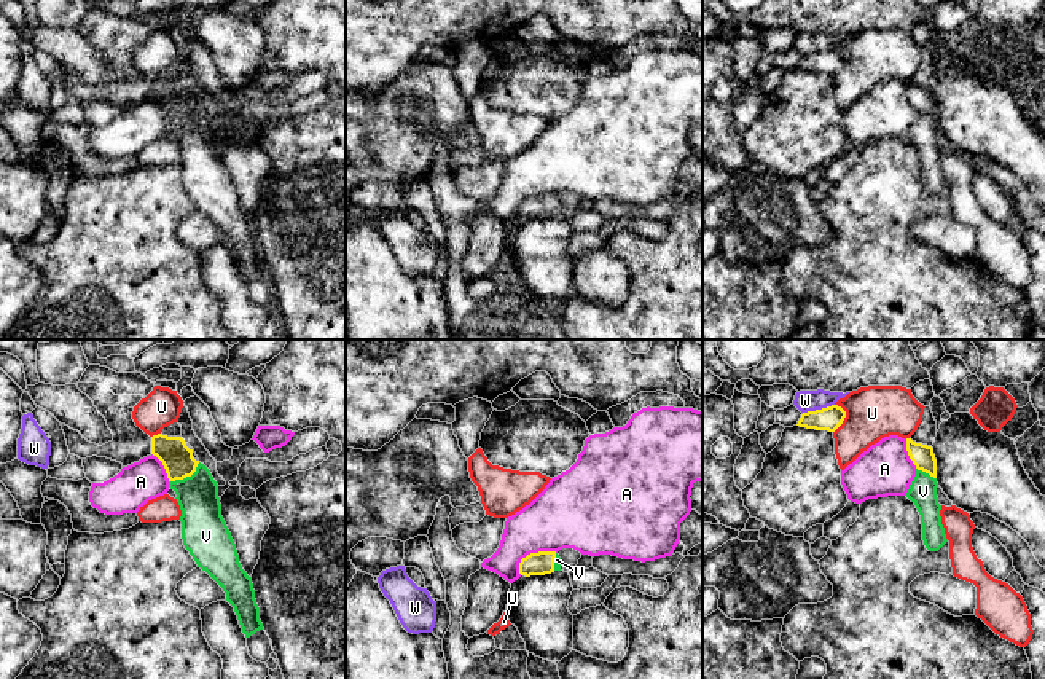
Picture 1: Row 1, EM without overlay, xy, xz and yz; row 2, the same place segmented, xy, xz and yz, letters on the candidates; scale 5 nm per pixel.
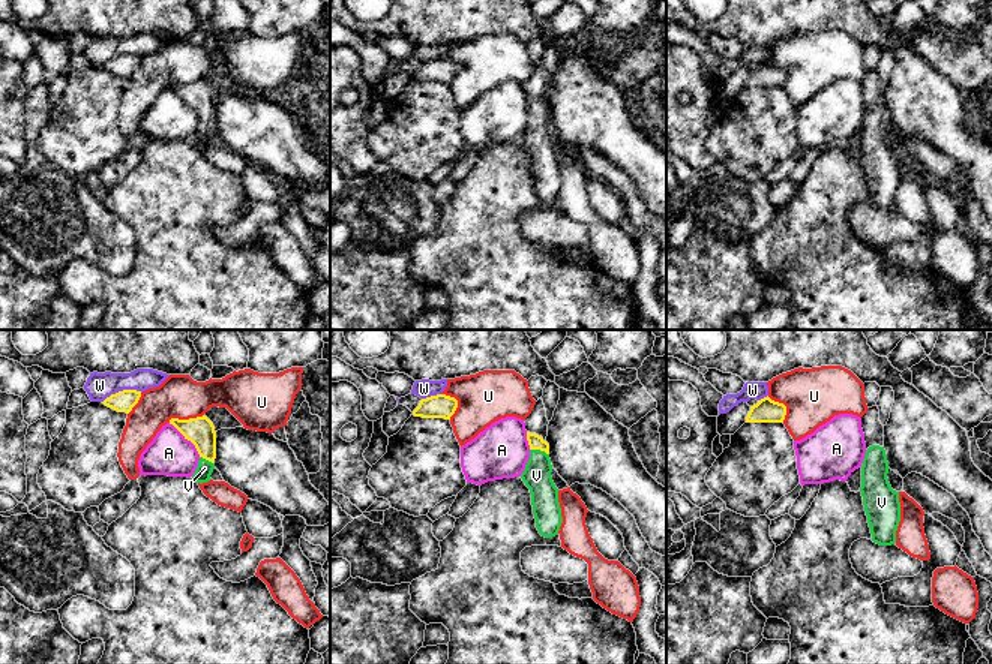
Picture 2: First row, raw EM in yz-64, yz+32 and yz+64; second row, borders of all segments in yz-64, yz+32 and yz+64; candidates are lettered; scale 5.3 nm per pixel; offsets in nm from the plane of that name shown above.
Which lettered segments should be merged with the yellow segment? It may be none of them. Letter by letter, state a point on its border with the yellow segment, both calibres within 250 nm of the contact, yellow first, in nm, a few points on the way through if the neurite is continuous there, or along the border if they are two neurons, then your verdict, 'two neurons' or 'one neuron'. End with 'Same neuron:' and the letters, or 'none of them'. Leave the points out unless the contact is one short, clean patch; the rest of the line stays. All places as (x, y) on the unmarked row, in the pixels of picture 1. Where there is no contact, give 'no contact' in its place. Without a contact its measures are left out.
A: meets yellow in xz at (532, 196); 120 nm thick on the yellow side, 340 nm on the other; two neurons
U: meets yellow in yz at (845, 59); 120 nm thick on the yellow side, 280 nm on the other; two neurons
V: meets yellow in xy at (185, 120); 160 nm thick on the yellow side, 220 nm on the other; runs through xy (177, 101), (185, 120), (196, 133), (201, 161); one neuron
W: meets yellow in yz at (817, 53); 120 nm thick on the yellow side, 110 nm on the other; two neurons
Same neuron: V

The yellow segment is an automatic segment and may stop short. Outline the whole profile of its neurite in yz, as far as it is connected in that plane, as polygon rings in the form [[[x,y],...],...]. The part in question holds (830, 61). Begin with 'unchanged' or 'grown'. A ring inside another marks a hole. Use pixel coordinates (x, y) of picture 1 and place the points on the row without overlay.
unchanged; [[[832,48],[822,53],[803,56],[798,67],[800,70],[835,75],[844,64],[846,54]]]

